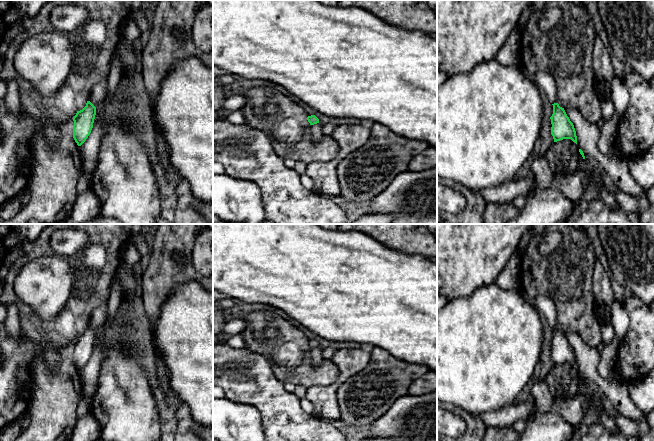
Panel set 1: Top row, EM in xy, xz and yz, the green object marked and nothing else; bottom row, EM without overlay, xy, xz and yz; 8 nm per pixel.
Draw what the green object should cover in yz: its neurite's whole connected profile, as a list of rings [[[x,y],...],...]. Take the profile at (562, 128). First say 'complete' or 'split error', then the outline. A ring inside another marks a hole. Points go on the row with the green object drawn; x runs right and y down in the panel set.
complete; [[[558,103],[553,105],[553,114],[551,119],[551,134],[553,136],[554,142],[571,139],[577,144],[577,136],[573,123],[567,116],[564,108],[560,107]]]

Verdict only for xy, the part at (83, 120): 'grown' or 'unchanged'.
unchanged

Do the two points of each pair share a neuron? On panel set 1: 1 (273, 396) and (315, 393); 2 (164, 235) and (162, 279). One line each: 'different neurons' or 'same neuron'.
1: different neurons
2: same neuron

